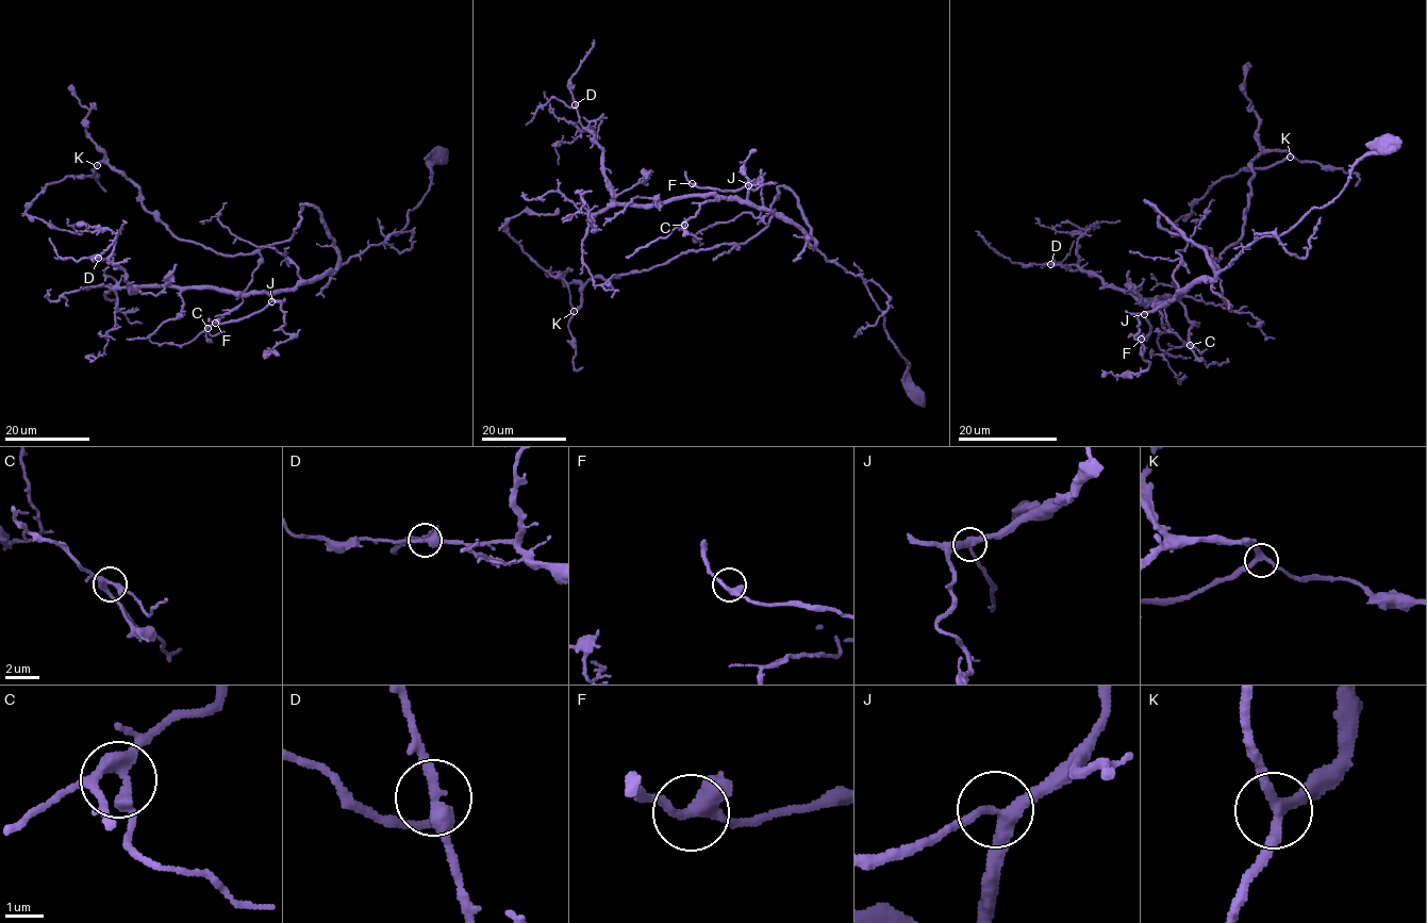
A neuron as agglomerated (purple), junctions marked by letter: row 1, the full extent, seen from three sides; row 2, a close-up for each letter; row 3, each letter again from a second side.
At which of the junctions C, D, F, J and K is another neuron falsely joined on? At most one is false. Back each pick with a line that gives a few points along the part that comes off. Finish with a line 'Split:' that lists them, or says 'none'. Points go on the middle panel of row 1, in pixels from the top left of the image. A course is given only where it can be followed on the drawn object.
Split: none

